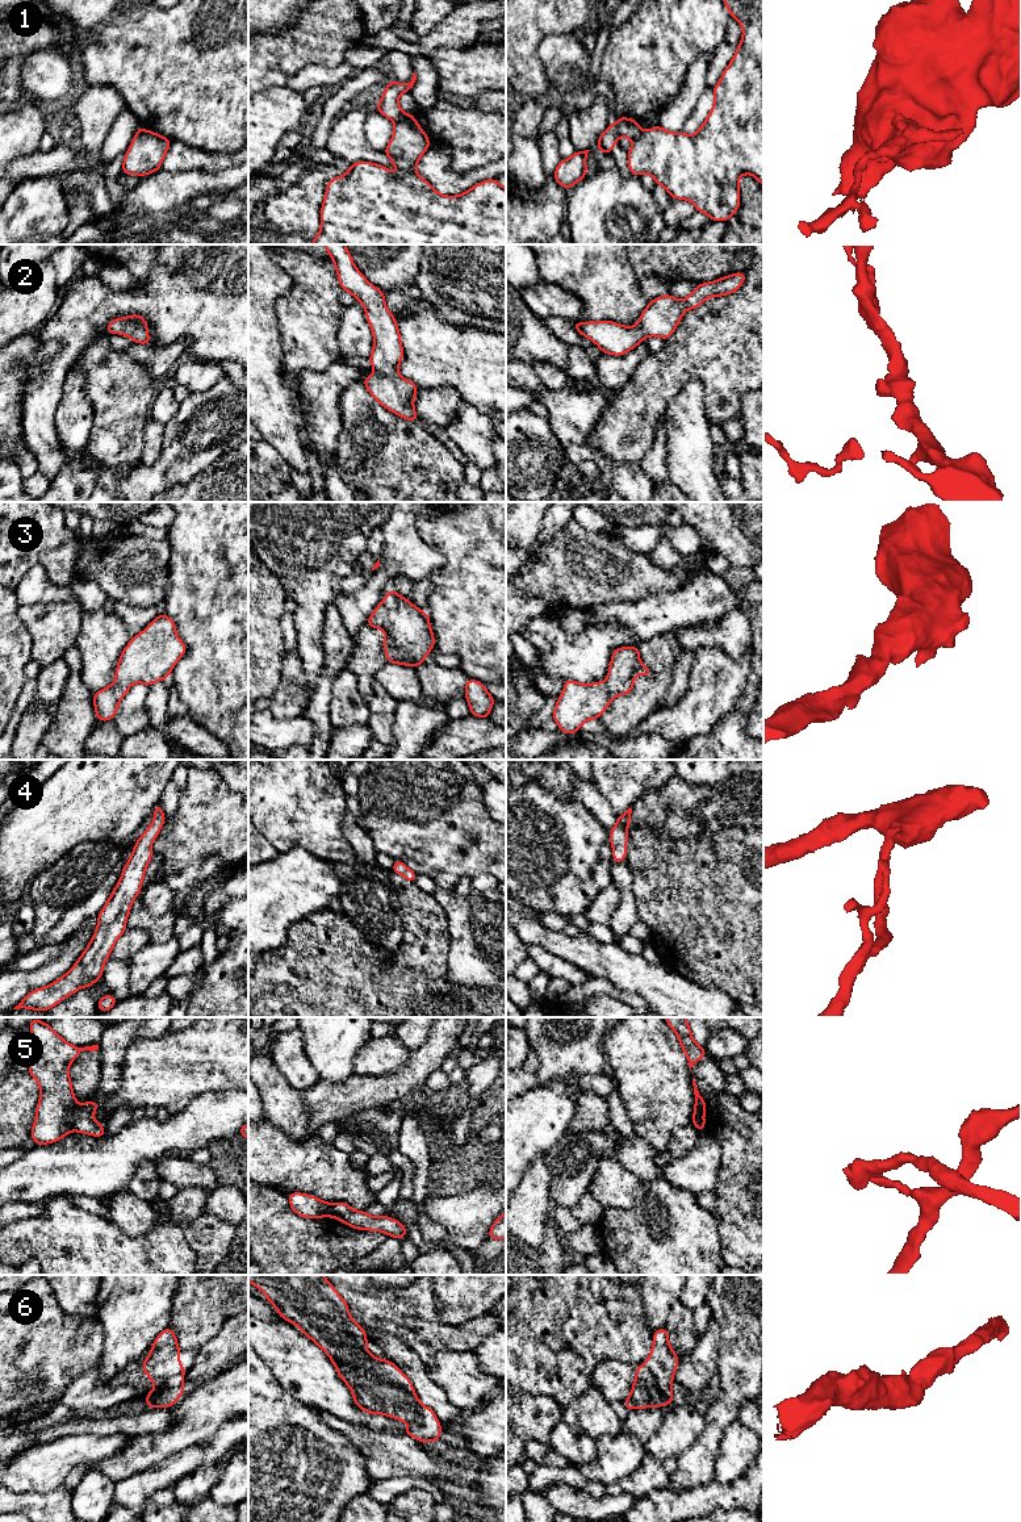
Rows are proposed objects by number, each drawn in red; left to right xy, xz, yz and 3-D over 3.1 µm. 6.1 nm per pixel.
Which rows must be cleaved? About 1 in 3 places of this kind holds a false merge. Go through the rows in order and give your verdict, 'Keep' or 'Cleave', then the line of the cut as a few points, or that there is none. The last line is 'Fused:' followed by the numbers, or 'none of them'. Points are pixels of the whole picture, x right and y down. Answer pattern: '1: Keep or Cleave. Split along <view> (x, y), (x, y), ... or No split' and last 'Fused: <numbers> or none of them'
1: Cleave. Split along xz (406, 113), (393, 121)
2: Keep. No split
3: Keep. No split
4: Keep. No split
5: Cleave. Split along xy (78, 1107), (74, 1113), (72, 1129)
6: Keep. No split
Fused: 1, 5

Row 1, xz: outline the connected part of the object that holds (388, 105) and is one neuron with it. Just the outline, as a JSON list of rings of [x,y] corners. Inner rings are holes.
[[[415,72],[413,74],[411,81],[409,84],[389,80],[386,83],[384,95],[380,97],[376,110],[393,122],[405,116],[406,113],[401,109],[398,99],[402,93],[411,91],[415,80]]]

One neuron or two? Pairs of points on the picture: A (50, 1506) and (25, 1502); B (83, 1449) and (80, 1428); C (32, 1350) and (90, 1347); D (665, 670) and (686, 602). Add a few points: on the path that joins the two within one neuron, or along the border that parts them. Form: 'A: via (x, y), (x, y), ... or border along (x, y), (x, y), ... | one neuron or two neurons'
A: via (44, 1506), (32, 1505) | one neuron
B: border along (113, 1433), (68, 1434), (51, 1441) | two neurons
C: via (46, 1349), (75, 1347) | one neuron
D: border along (678, 628), (648, 638) | two neurons

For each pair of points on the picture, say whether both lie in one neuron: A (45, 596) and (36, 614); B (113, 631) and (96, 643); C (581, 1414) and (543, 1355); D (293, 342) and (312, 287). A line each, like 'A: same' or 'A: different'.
A: different
B: same
C: different
D: same

